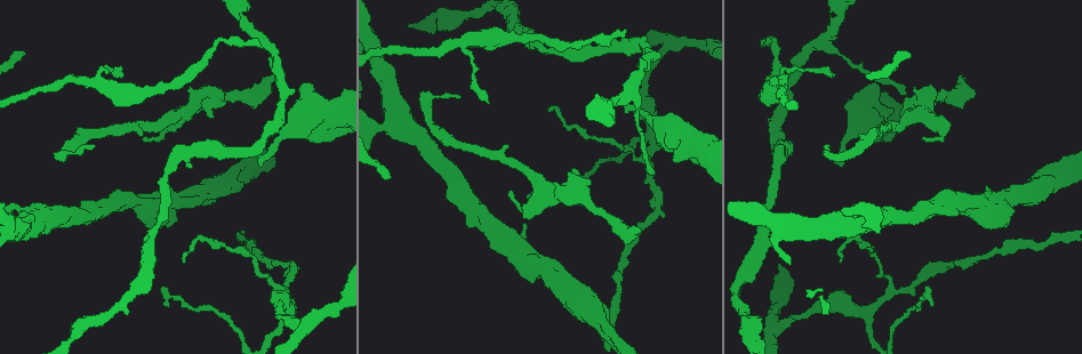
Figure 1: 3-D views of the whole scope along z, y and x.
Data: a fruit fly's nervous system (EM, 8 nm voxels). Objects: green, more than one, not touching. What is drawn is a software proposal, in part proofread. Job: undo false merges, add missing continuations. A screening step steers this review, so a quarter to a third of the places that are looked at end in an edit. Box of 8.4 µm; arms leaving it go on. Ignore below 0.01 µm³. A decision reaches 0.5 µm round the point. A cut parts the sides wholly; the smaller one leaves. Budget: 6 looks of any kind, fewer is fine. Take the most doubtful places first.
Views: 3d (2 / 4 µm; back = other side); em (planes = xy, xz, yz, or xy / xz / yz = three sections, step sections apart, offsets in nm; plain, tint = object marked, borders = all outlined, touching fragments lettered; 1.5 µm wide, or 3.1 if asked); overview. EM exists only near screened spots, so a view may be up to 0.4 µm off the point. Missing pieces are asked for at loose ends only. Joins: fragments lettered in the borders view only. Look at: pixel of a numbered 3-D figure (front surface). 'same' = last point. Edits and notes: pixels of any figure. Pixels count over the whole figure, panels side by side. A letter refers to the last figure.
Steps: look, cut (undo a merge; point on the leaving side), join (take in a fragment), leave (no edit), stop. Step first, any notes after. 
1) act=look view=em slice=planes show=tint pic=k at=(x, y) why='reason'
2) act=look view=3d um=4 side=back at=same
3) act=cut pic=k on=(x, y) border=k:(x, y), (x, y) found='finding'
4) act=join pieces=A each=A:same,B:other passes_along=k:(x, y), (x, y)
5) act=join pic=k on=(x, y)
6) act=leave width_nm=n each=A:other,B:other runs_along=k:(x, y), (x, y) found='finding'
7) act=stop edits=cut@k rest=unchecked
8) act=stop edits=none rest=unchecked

act=look view=em slice=xy step=8 show=tint pic=1 at=(22, 209) why='looks like a crossing'

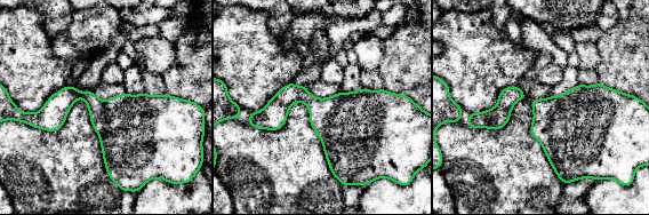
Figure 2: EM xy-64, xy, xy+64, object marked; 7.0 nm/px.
act=look view=em slice=planes show=borders at=same why='another direction'

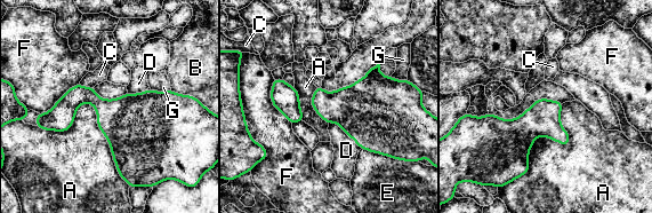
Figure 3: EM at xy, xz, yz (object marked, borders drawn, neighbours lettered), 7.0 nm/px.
act=leave each=A:other,B:other,C:other,D:other,E:other,F:other,G:other found='continuous, no second neuron'

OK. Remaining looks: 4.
act=look view=em slice=planes show=borders pic=1 at=(24, 55) why='an open end'

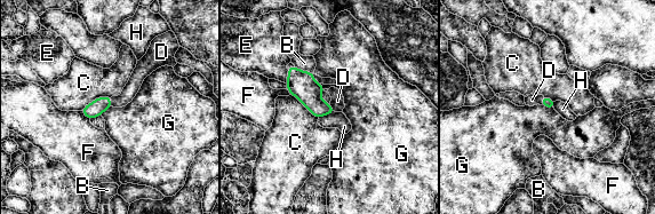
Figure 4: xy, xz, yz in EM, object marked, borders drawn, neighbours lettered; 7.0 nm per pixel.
act=join pieces=D each=B:other,C:other,D:same,E:other,F:other,G:other,H:other found='it goes on there'

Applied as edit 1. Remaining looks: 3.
act=look view=3d um=4 pic=1 at=(221, 40) why='narrows sharply'

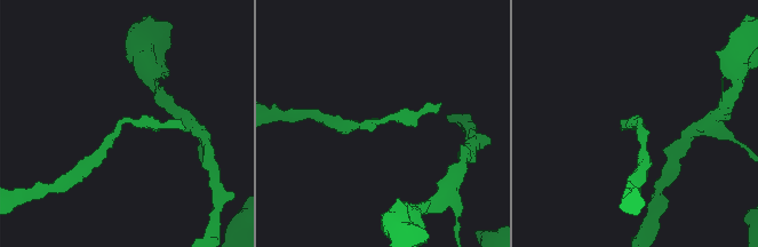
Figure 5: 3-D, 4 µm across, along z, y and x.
act=look view=em slice=planes show=borders pic=5 at=(640, 121)

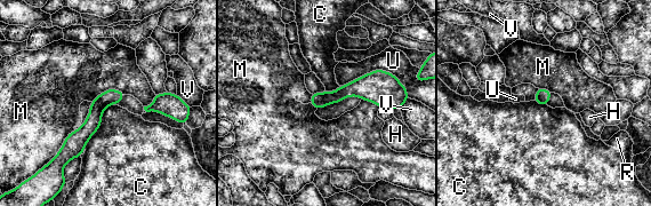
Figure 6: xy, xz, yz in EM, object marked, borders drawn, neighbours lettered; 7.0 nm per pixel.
act=leave width_nm=100 longest_contact=U:460nm each=C:other,H:other,M:other,R:other,U:other,V:other found='all the same neuron'

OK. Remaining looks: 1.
act=stop edits=join@4 rest=unchecked

